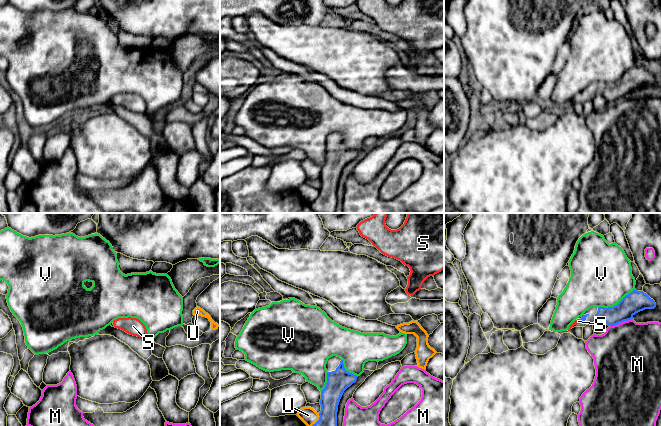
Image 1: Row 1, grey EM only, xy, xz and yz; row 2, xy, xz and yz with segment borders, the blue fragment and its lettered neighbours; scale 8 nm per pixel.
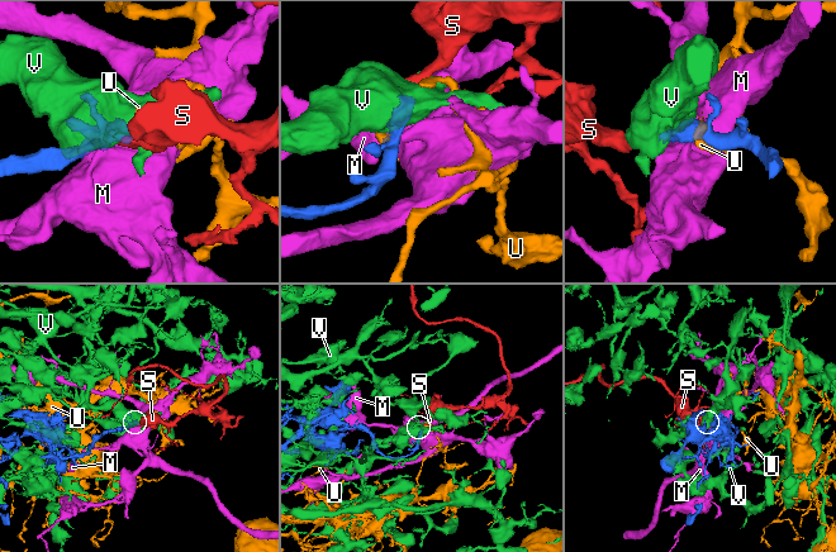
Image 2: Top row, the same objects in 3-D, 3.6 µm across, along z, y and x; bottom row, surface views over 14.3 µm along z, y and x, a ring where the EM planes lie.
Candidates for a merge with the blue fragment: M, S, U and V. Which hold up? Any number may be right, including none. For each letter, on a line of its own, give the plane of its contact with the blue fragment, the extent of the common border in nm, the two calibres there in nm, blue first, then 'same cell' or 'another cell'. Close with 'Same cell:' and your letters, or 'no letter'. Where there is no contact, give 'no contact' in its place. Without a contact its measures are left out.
M: contact in yz; length 200 nm; calibres 170 and 480 nm; another cell
S: contact in yz; length 30 nm; calibres 40 and 50 nm; same cell
U: contact in xz; length 150 nm; calibres 180 and 140 nm; another cell
V: contact in yz; length 340 nm; calibres 170 and 480 nm; another cell
Same cell: S

